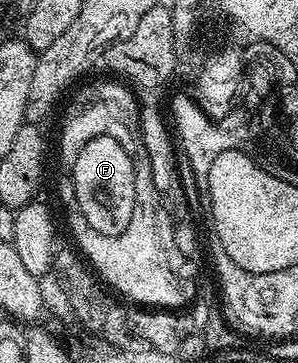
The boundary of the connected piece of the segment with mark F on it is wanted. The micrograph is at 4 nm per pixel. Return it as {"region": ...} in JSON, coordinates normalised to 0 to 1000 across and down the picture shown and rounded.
{"region":[[[386,372],[299,383],[299,394],[265,408],[252,457],[232,468],[245,482],[255,545],[272,559],[285,556],[302,623],[359,650],[389,650],[419,636],[446,590],[453,444],[399,388],[409,386]]]}

